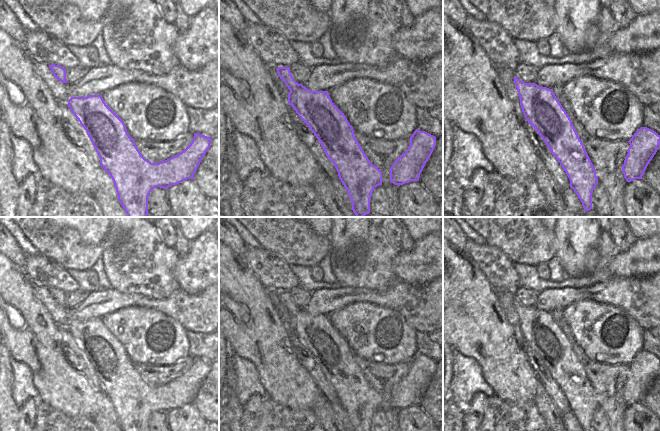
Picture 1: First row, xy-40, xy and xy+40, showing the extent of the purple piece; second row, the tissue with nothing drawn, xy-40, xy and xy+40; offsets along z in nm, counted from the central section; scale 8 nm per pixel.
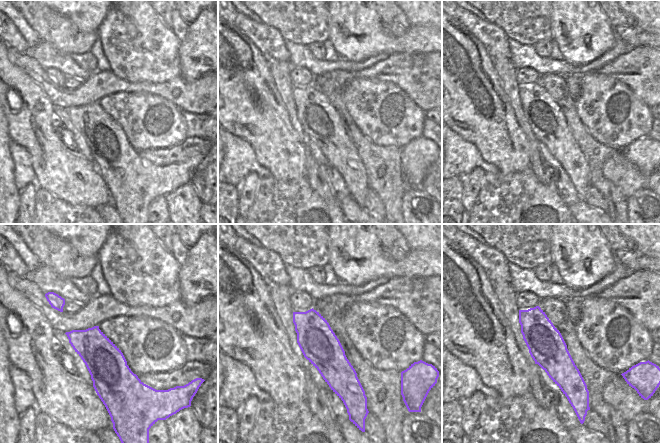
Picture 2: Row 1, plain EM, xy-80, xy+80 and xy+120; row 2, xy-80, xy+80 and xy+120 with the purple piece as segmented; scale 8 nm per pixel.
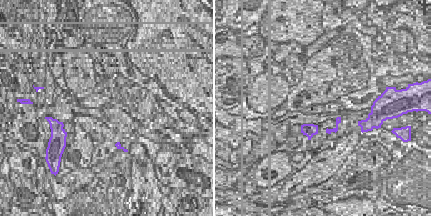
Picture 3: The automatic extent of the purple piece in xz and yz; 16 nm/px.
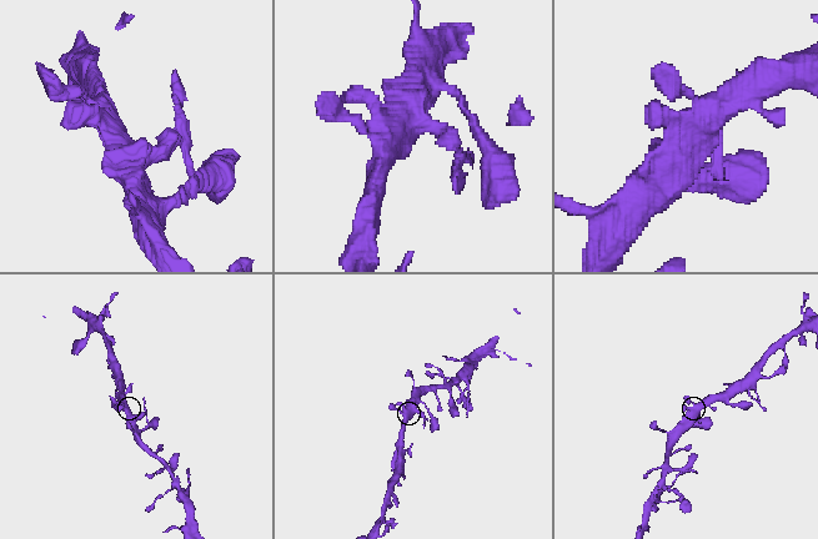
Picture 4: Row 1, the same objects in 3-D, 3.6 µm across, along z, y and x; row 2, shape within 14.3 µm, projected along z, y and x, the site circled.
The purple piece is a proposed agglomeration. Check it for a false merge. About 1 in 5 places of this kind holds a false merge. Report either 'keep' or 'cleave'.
keep

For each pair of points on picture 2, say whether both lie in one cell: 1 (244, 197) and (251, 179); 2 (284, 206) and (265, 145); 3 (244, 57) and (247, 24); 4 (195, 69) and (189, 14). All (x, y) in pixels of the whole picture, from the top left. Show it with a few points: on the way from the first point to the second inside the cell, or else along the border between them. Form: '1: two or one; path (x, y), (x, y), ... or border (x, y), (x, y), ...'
1: one; path (245, 193), (250, 183)
2: two; border (271, 175), (280, 181), (299, 179)
3: two; border (234, 24), (261, 54)
4: two; border (202, 10), (187, 24)

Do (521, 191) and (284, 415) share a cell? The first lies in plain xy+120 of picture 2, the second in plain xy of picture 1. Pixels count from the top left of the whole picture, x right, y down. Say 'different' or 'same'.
same

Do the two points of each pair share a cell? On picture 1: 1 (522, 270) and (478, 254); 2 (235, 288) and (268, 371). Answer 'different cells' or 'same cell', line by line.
1: different cells
2: same cell

